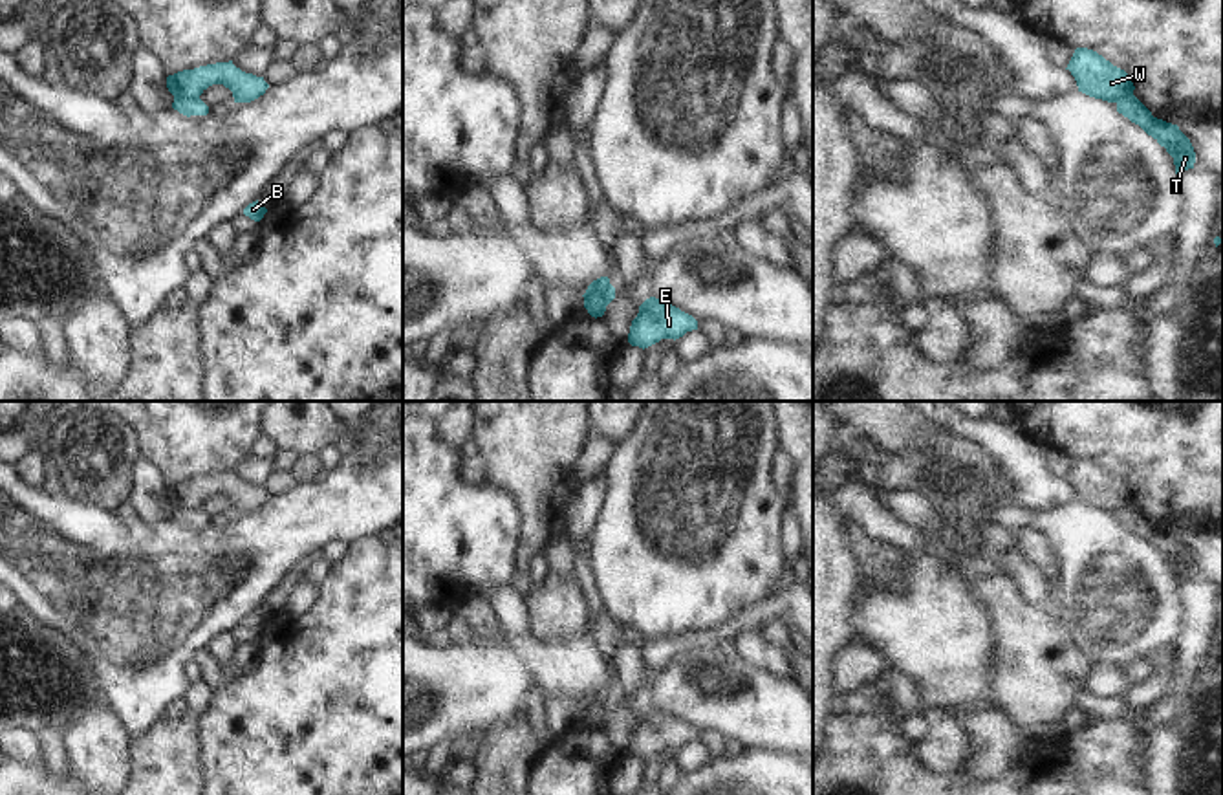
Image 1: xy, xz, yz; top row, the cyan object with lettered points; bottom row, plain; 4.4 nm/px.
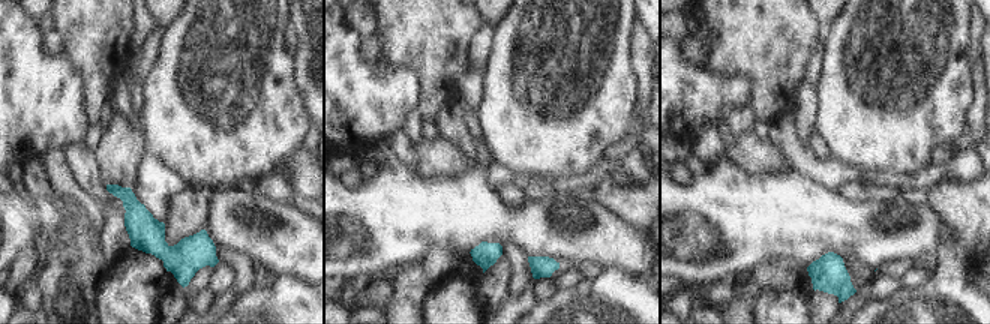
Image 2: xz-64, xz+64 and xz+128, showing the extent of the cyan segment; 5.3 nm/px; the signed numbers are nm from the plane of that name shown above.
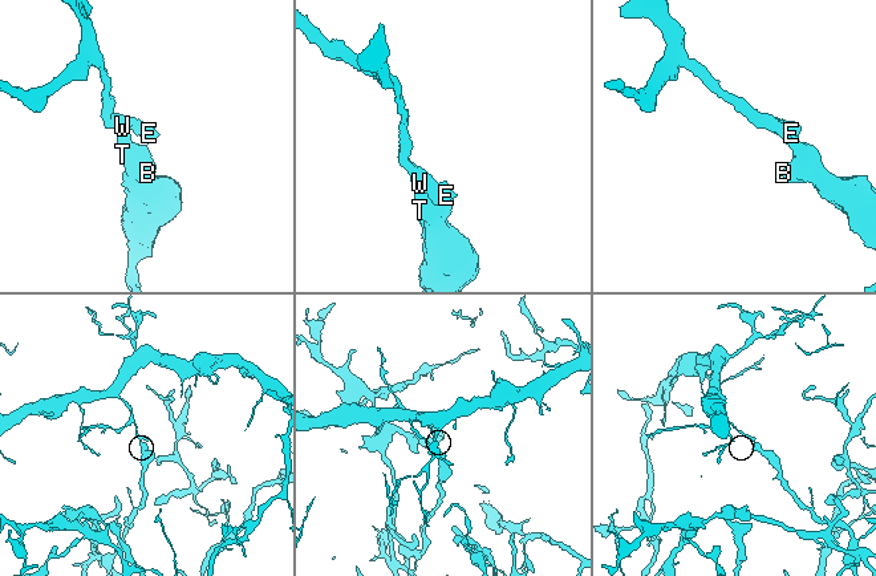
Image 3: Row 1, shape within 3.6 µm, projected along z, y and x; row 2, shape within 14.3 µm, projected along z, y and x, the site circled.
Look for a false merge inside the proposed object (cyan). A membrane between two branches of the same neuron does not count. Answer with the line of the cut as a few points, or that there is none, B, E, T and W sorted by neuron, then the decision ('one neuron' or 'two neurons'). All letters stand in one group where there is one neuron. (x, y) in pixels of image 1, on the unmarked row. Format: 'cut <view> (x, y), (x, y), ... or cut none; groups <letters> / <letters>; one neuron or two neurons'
cut xz (610, 695), (599, 707), (584, 711); groups B T / E W; two neurons

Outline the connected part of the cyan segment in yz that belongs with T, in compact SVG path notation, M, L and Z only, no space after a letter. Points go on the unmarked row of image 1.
M1135 506L1119 511L1117 522L1139 535L1148 546L1166 559L1166 562L1174 568L1177 586L1188 579L1194 579L1194 557L1177 535L1153 528Z

